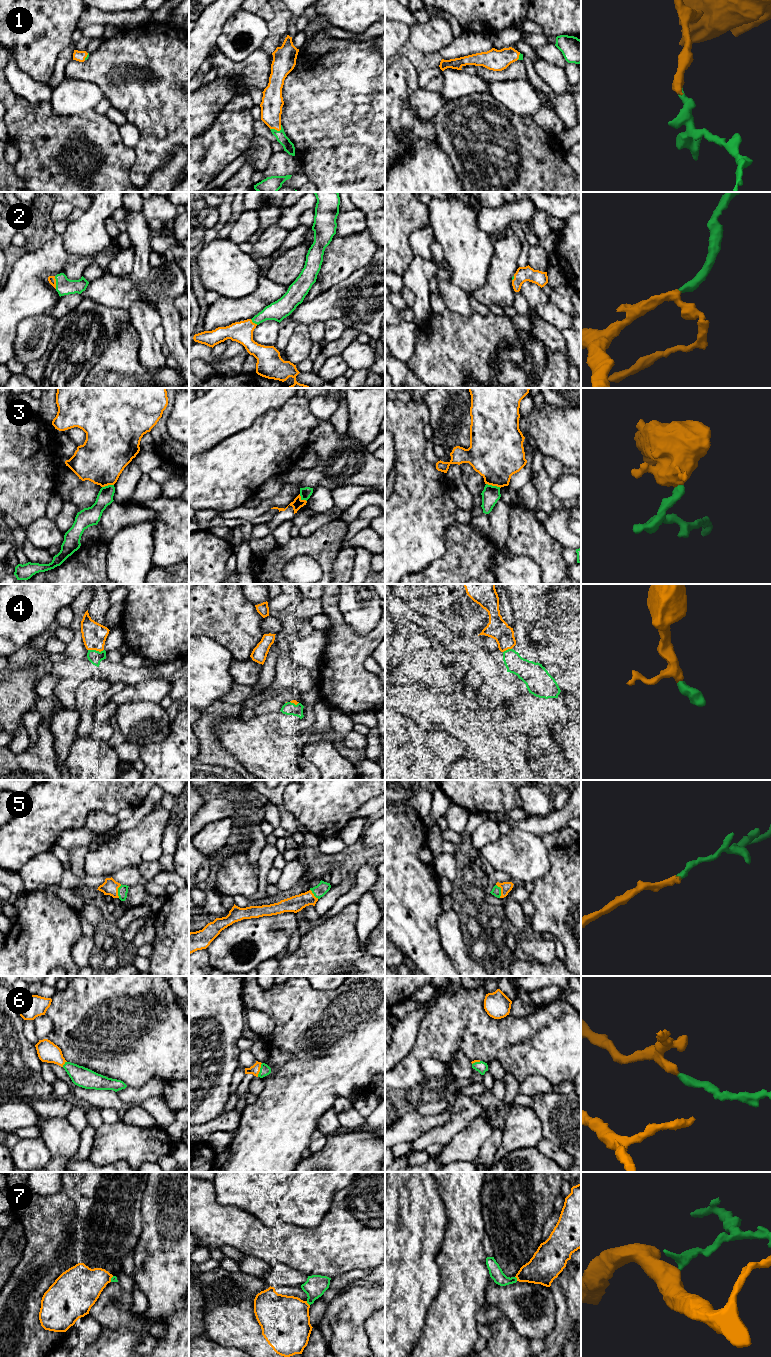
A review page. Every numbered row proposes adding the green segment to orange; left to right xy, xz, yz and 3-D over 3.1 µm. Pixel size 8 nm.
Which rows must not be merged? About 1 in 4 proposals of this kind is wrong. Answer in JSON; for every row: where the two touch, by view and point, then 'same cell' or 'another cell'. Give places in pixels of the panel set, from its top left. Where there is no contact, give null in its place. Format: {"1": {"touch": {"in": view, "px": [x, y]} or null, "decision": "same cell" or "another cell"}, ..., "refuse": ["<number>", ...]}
{"1": {"touch": {"in": "xz", "px": [277, 130]}, "decision": "same cell"}, "2": {"touch": {"in": "xy", "px": [55, 282]}, "decision": "same cell"}, "3": {"touch": {"in": "yz", "px": [493, 485]}, "decision": "another cell"}, "4": {"touch": {"in": "xy", "px": [96, 650]}, "decision": "same cell"}, "5": {"touch": {"in": "yz", "px": [501, 891]}, "decision": "same cell"}, "6": {"touch": {"in": "xz", "px": [259, 1070]}, "decision": "same cell"}, "7": {"touch": {"in": "xz", "px": [307, 1303]}, "decision": "another cell"}, "refuse": ["3", "7"]}

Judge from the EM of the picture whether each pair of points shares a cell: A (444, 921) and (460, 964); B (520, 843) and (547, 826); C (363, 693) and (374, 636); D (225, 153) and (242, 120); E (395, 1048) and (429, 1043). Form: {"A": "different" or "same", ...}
{"A": "same", "B": "different", "C": "same", "D": "same", "E": "different"}

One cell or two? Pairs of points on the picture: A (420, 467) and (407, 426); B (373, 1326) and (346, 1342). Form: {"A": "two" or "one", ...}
{"A": "one", "B": "two"}

